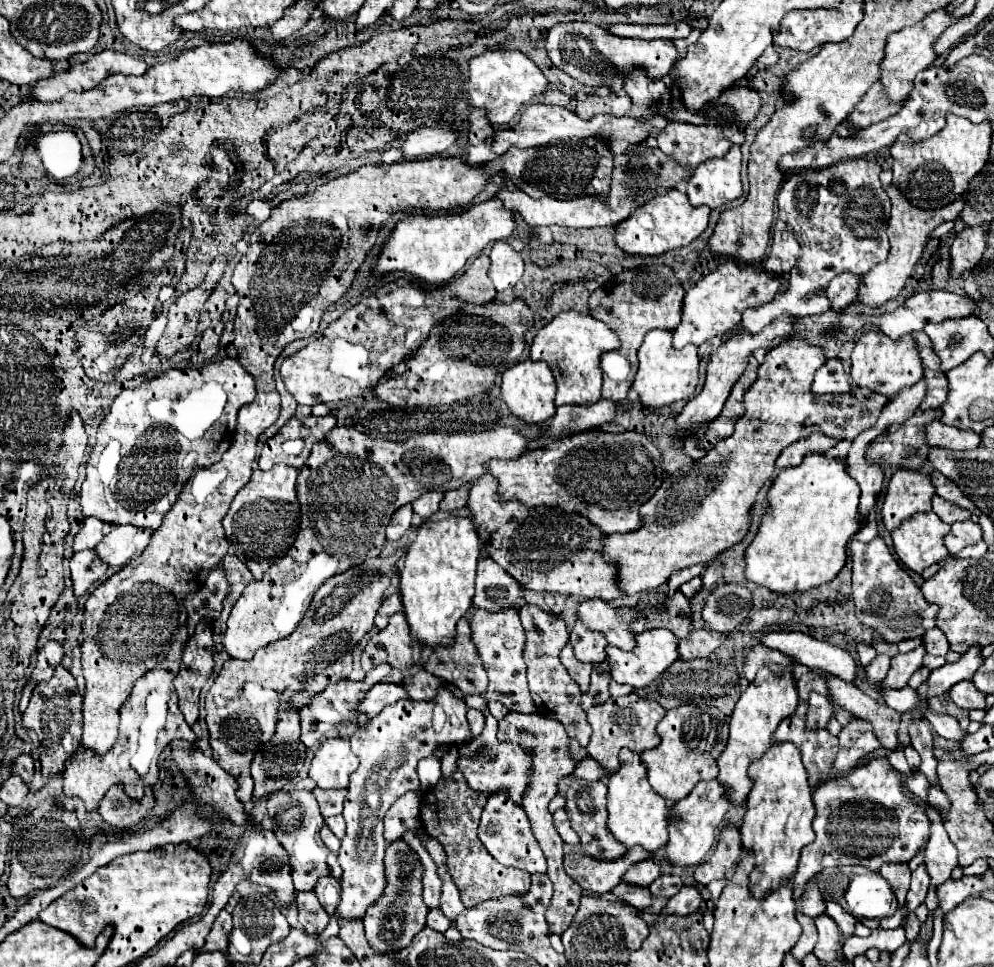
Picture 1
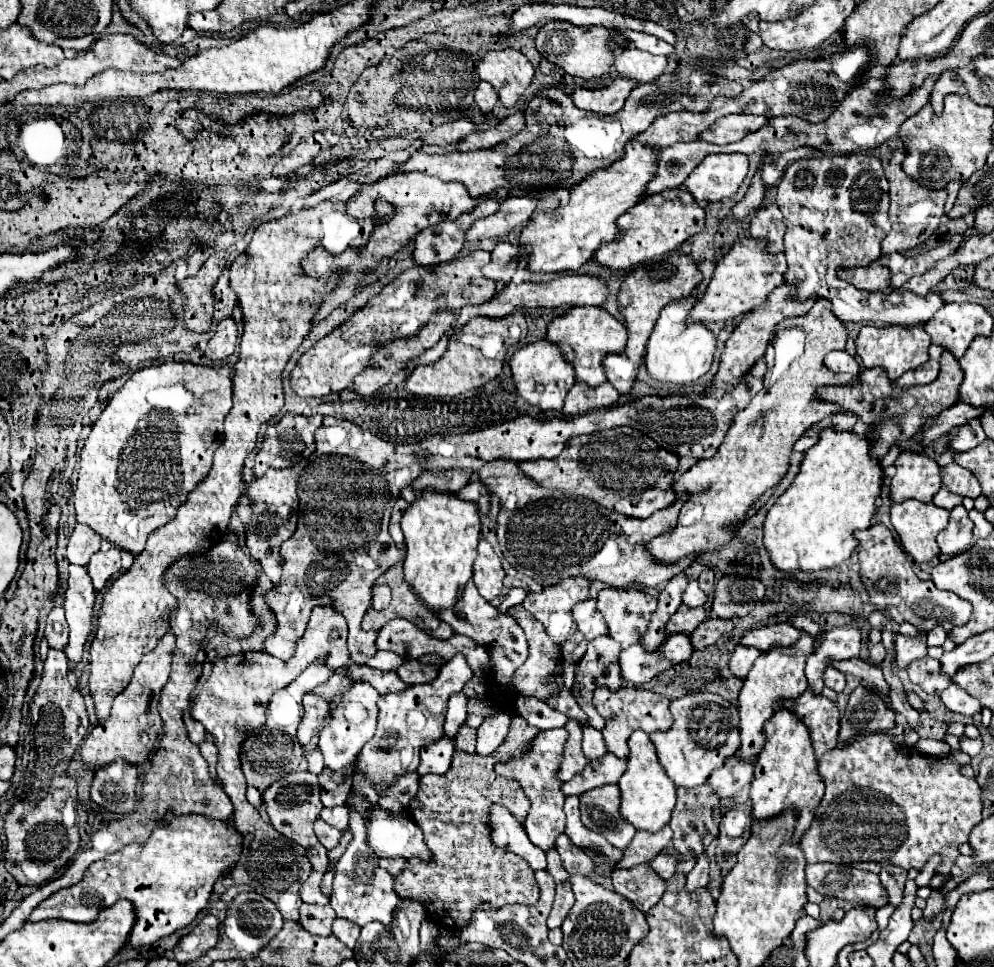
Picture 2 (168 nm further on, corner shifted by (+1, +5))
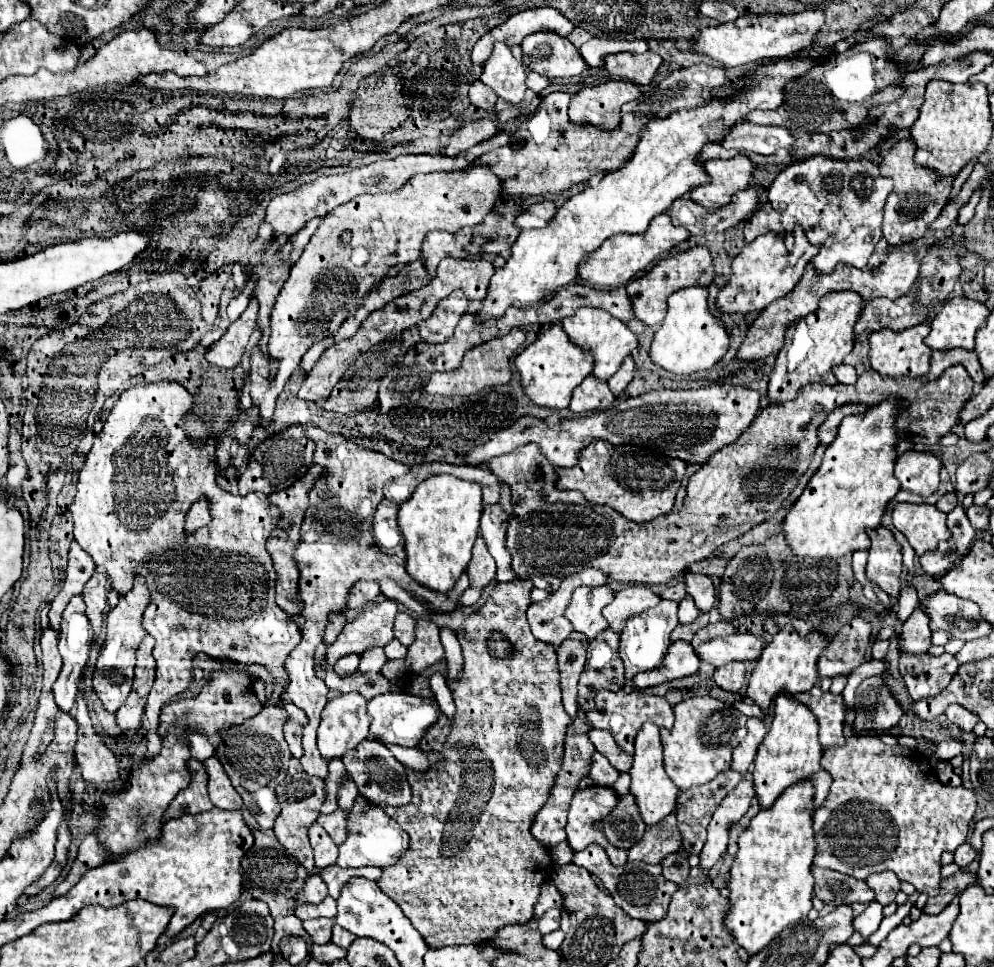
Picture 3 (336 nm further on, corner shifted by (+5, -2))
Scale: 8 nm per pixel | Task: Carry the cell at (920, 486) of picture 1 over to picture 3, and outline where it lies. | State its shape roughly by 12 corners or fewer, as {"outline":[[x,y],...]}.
{"outline":[[906,451],[894,475],[904,491],[930,497],[938,489],[940,459]]}

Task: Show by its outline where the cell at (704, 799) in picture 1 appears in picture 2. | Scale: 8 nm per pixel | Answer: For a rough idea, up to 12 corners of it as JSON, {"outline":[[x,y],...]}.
{"outline":[[736,754],[714,770],[708,784],[722,800],[752,782],[754,764]]}

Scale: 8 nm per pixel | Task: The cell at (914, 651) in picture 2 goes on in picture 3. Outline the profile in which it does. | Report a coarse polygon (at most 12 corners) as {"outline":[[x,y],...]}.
{"outline":[[918,607],[898,635],[900,651],[926,653],[928,615]]}

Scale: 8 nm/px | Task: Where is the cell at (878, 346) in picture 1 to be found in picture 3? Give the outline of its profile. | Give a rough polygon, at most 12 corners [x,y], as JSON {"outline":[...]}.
{"outline":[[928,323],[870,333],[872,369],[928,375]]}

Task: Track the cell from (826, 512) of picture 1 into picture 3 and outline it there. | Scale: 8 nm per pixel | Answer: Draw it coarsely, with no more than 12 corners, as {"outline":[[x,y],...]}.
{"outline":[[886,399],[842,419],[782,531],[798,557],[866,551],[894,479]]}

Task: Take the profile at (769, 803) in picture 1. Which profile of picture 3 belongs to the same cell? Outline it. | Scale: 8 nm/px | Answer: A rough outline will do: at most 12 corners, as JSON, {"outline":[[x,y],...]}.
{"outline":[[778,695],[754,759],[762,809],[792,785],[830,789],[818,725],[792,695]]}

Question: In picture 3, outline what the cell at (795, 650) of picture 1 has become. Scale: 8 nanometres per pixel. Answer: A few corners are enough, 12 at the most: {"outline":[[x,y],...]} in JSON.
{"outline":[[728,635],[702,643],[696,653],[714,667],[758,659],[764,637]]}

